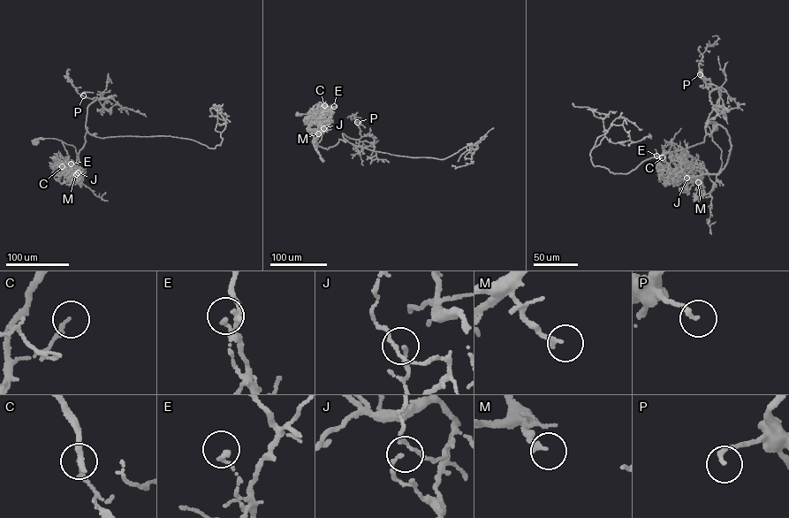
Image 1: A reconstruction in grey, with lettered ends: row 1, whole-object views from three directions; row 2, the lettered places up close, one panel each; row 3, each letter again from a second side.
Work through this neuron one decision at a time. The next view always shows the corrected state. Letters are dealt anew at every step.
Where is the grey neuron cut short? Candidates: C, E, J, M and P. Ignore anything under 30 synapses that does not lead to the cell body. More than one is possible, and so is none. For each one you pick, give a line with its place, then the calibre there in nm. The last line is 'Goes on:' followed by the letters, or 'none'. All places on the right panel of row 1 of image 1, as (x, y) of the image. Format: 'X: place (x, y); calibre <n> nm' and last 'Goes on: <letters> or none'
M: place (698, 182); calibre 190 nm
Goes on: M

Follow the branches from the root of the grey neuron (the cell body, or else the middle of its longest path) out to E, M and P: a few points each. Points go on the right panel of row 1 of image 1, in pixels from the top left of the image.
E: (686, 148), (704, 142), (718, 125), (725, 129), (731, 146), (726, 163), (717, 174), (670, 173), (656, 156)
M: (686, 148), (704, 142), (718, 125), (729, 135), (724, 167), (717, 174), (698, 176), (698, 182)
P: (686, 148), (704, 142), (706, 122), (720, 95), (716, 87), (704, 82), (702, 73), (700, 74)

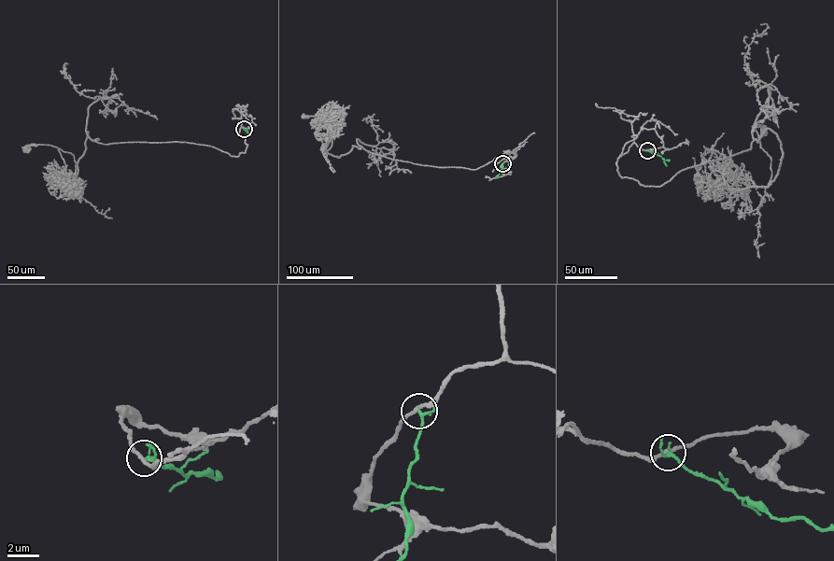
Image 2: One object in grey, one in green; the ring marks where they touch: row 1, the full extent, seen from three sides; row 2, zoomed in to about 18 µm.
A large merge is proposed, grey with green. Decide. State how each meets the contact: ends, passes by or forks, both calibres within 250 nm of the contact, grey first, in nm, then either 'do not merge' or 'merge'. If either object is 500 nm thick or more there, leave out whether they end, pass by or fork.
grey passes by | green passes by | 220/170 nm | do not merge

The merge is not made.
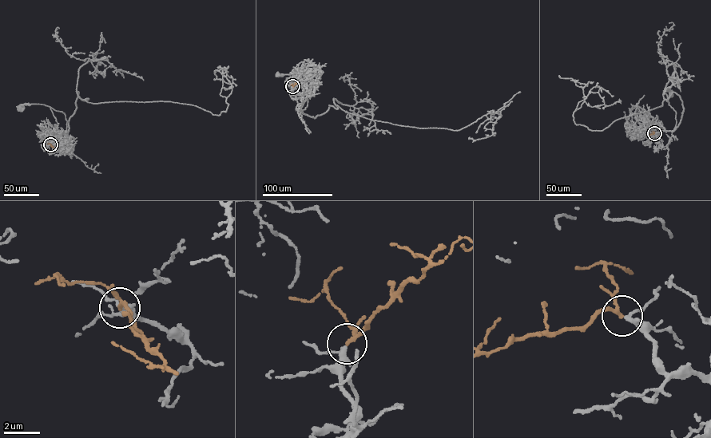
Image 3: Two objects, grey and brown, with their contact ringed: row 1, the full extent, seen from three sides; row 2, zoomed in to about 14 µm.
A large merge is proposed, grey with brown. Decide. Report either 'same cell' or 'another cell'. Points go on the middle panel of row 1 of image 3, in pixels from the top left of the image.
same cell

